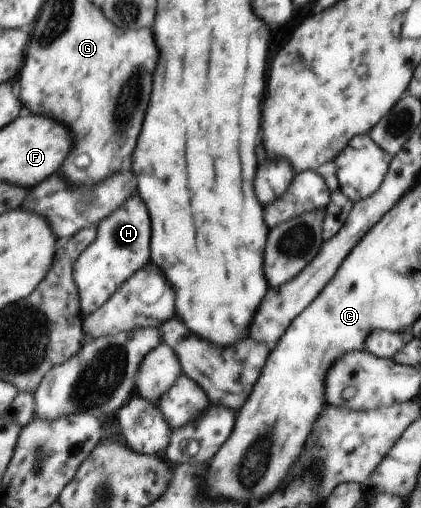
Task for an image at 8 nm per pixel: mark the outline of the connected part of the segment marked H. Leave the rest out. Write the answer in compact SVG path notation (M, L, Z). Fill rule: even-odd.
M138 193L128 196L117 210L99 221L97 237L78 256L73 265L73 278L79 291L83 314L102 307L130 276L151 261L150 217Z

